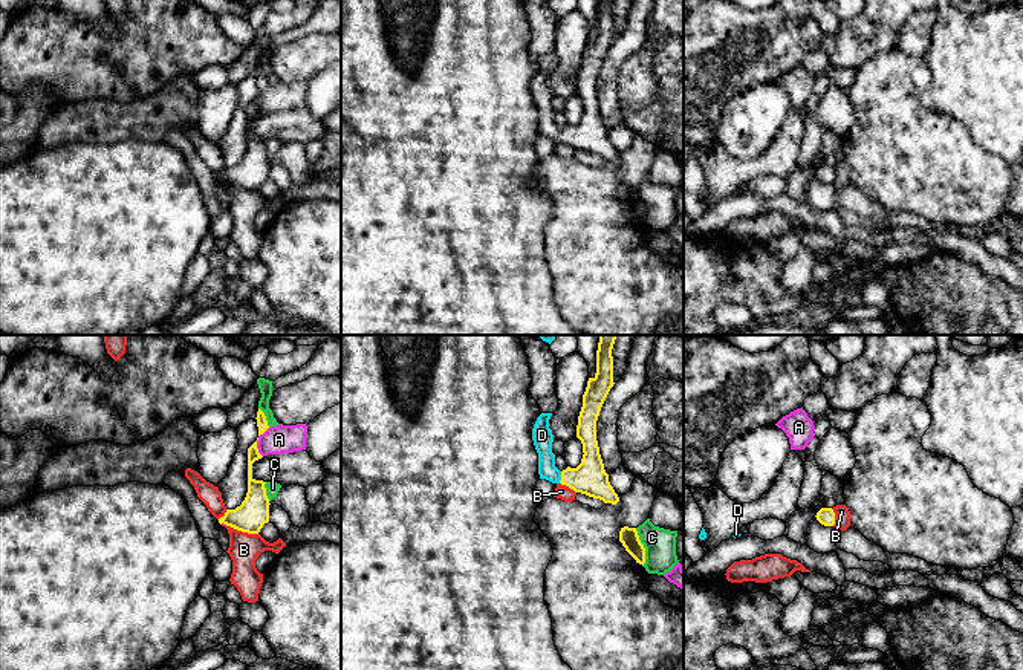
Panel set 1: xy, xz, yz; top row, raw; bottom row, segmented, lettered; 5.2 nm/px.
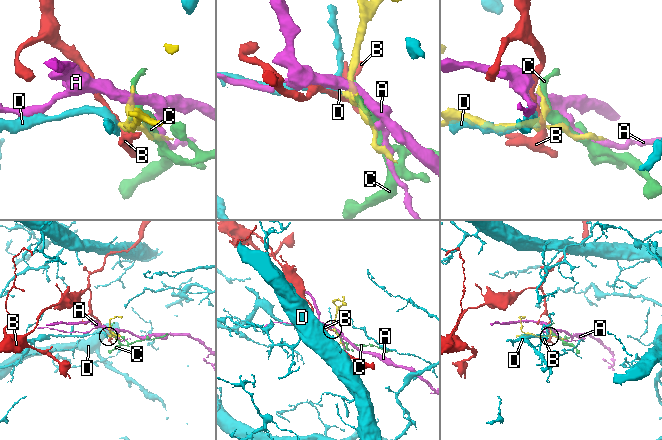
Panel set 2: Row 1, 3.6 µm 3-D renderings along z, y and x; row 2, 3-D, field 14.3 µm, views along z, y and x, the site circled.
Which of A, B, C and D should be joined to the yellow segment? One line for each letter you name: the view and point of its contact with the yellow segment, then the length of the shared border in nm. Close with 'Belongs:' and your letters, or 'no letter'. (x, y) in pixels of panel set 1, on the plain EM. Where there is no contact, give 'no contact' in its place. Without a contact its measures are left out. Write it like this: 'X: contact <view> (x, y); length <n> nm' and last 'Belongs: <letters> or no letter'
D: contact xz (561, 135); length 70 nm
Belongs: D

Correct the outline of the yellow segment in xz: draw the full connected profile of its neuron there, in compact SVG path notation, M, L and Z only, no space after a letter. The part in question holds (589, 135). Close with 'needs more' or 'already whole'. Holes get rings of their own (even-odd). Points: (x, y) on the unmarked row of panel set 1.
M598 0L596 31L589 35L583 52L583 64L578 73L576 95L583 101L583 116L576 125L567 124L560 128L555 124L555 112L552 110L554 92L549 86L552 70L541 70L532 86L532 98L538 110L538 132L552 141L561 141L575 150L599 156L604 161L616 162L618 151L609 139L609 132L599 112L596 98L596 78L601 64L613 44L613 14L615 0Z | needs more

